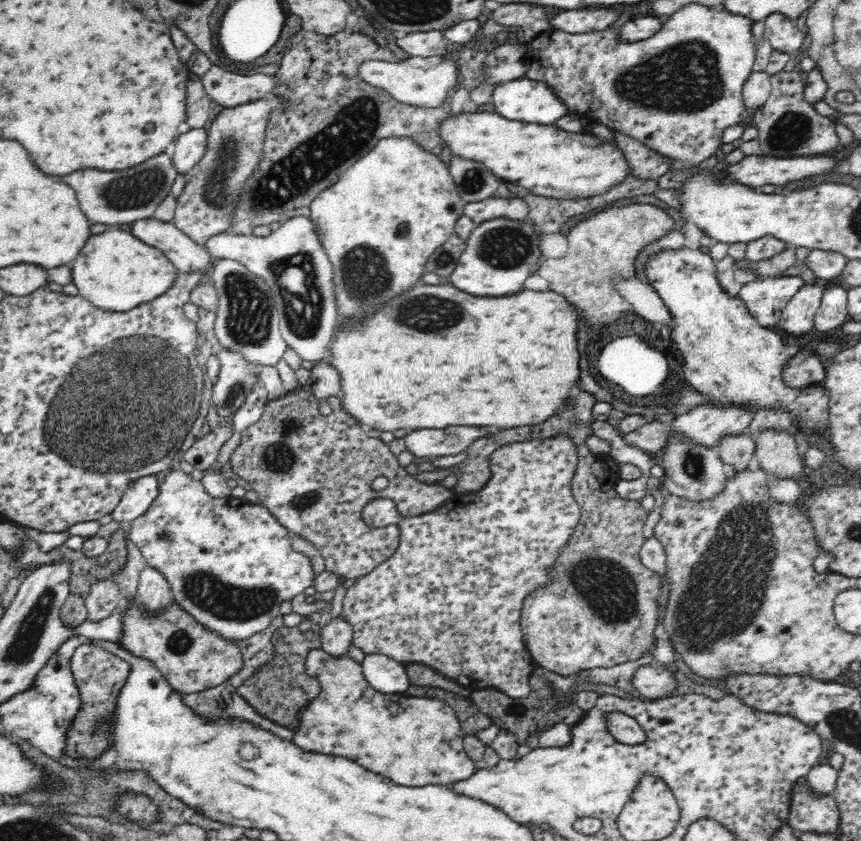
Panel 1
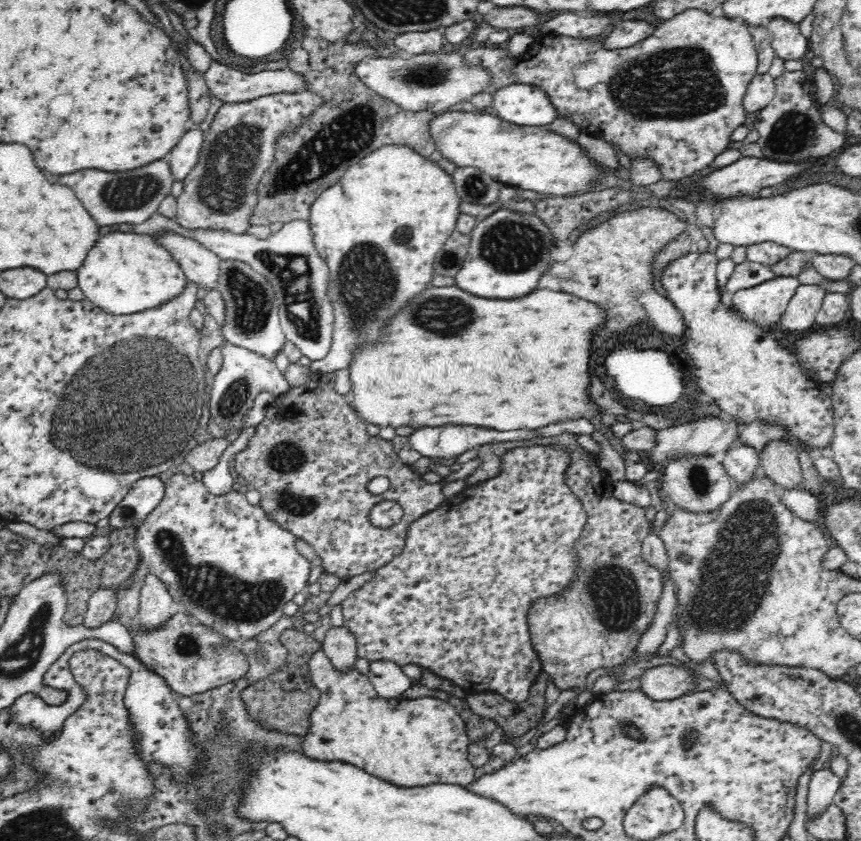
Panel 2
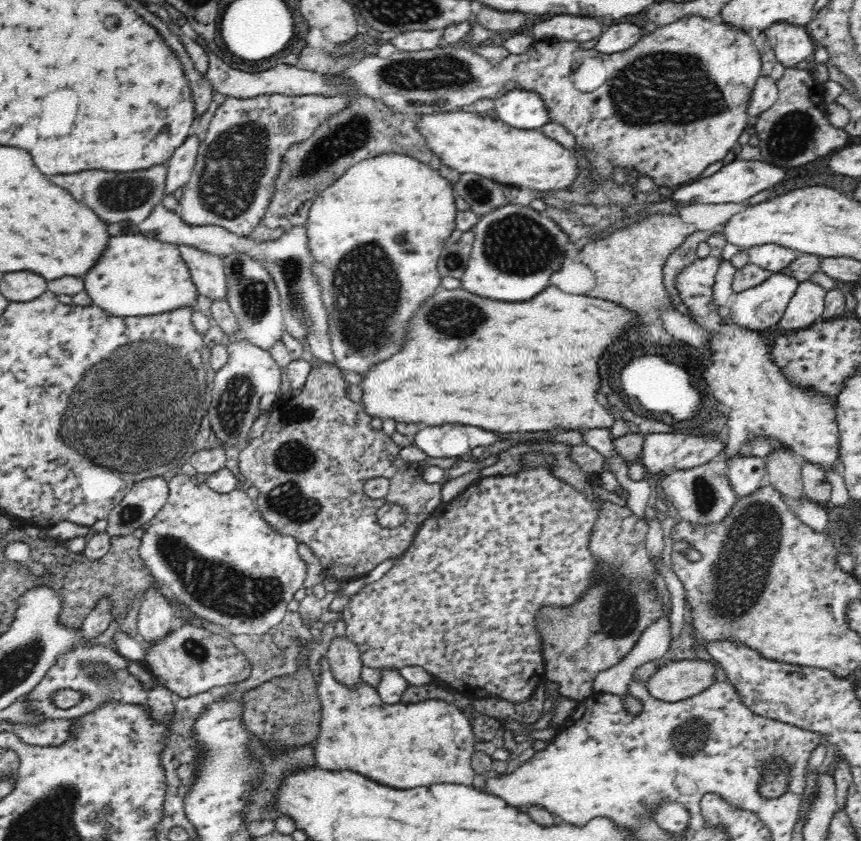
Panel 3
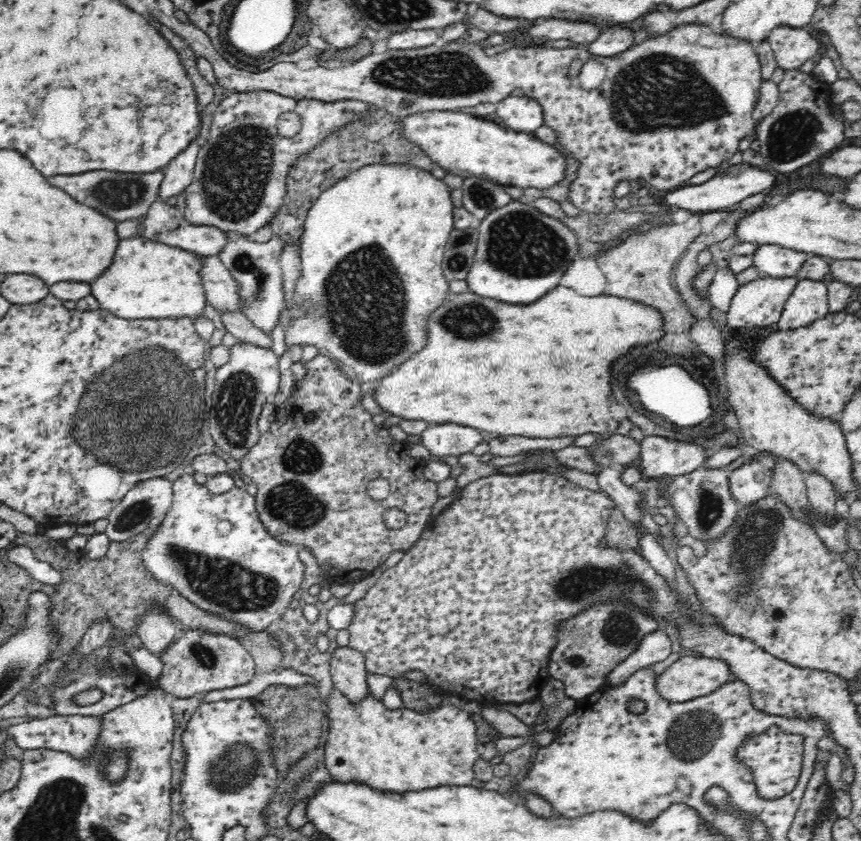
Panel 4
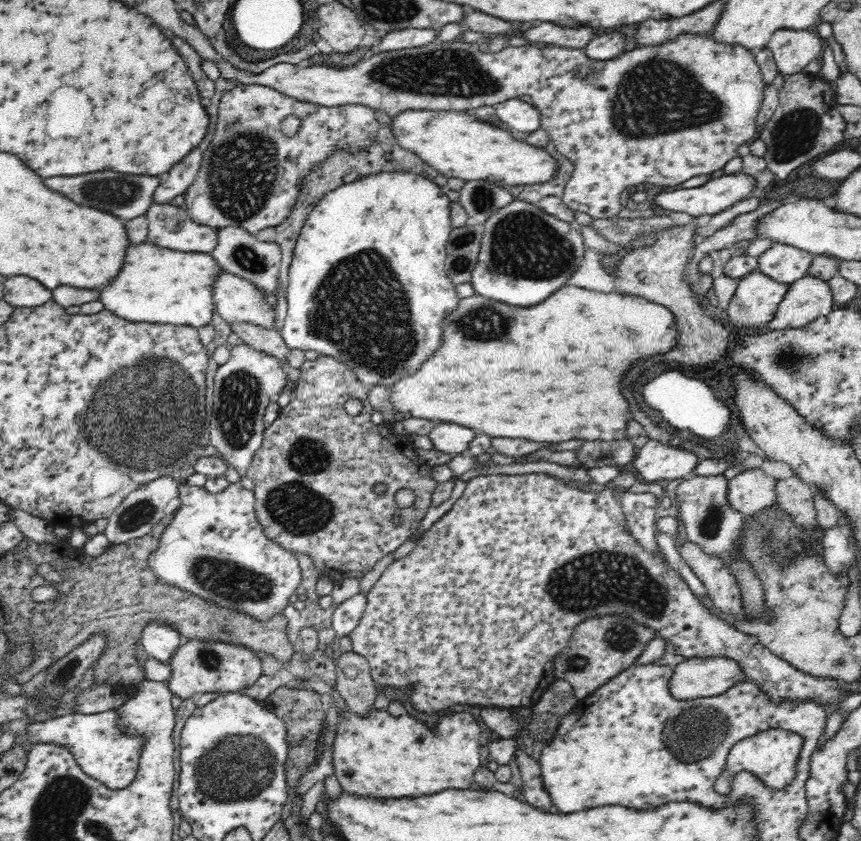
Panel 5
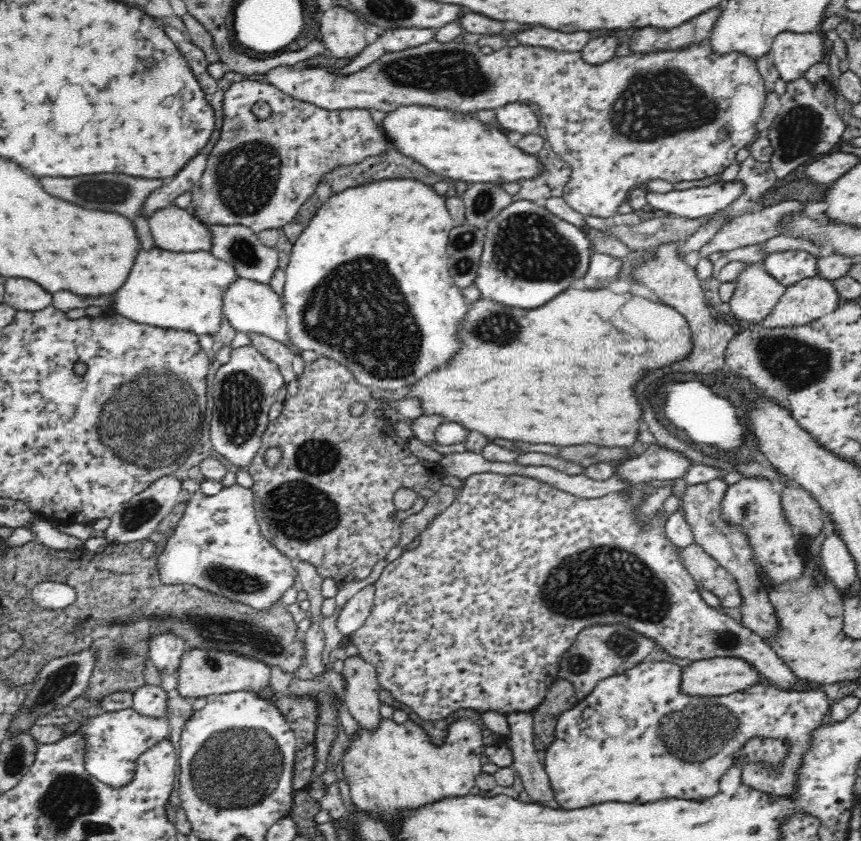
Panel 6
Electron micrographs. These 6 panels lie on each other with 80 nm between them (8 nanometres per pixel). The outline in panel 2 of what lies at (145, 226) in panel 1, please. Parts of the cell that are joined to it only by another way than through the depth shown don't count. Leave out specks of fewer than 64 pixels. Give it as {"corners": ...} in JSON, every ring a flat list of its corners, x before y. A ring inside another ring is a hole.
{"corners":[[164,234,154,238,158,243,166,245,174,259,186,273,189,282,193,282,200,290,218,290,220,286,220,268,222,259,214,252,200,246,189,238,177,234]]}

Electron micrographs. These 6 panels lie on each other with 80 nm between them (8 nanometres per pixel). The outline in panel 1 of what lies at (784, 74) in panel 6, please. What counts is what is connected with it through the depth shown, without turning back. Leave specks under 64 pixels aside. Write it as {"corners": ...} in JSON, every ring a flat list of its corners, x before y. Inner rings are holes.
{"corners":[[773,14,764,20,766,36,776,52,783,52,792,57,802,54,804,35,796,26,796,21,784,15]]}

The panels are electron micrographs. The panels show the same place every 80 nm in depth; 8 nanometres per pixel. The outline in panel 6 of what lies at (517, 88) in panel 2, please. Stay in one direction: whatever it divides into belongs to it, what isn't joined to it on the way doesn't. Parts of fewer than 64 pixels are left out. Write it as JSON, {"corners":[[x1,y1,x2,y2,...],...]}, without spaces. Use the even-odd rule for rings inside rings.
{"corners":[[514,102,496,110,498,124,508,132,532,134,541,131,538,115,531,105]]}

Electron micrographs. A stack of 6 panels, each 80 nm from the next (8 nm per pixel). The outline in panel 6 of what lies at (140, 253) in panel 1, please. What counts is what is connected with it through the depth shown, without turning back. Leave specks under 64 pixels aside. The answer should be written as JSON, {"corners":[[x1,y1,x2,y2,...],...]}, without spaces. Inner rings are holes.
{"corners":[[157,246,138,256,138,268,130,276,130,284,122,288,122,296,110,307,116,314,138,324,154,328,189,331,196,336,216,338,224,322,224,294,240,280,233,264,208,251,170,252]]}

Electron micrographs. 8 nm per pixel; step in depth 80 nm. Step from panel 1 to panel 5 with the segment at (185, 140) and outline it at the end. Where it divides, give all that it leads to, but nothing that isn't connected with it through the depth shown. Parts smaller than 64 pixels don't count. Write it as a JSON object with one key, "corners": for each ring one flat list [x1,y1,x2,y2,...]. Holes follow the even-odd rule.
{"corners":[[198,147,180,164,162,176,161,183,151,196,151,204,168,204,178,194,184,195,188,187,196,180,200,166,202,166,203,151]]}

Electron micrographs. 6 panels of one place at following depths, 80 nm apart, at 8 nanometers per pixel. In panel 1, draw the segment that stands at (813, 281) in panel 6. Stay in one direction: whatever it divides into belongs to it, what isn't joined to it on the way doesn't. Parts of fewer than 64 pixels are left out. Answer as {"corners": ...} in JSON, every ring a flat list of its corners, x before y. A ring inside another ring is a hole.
{"corners":[[816,283,802,285,786,304,779,320,780,328,794,334,814,329,815,314,820,308,824,292,825,289]]}

